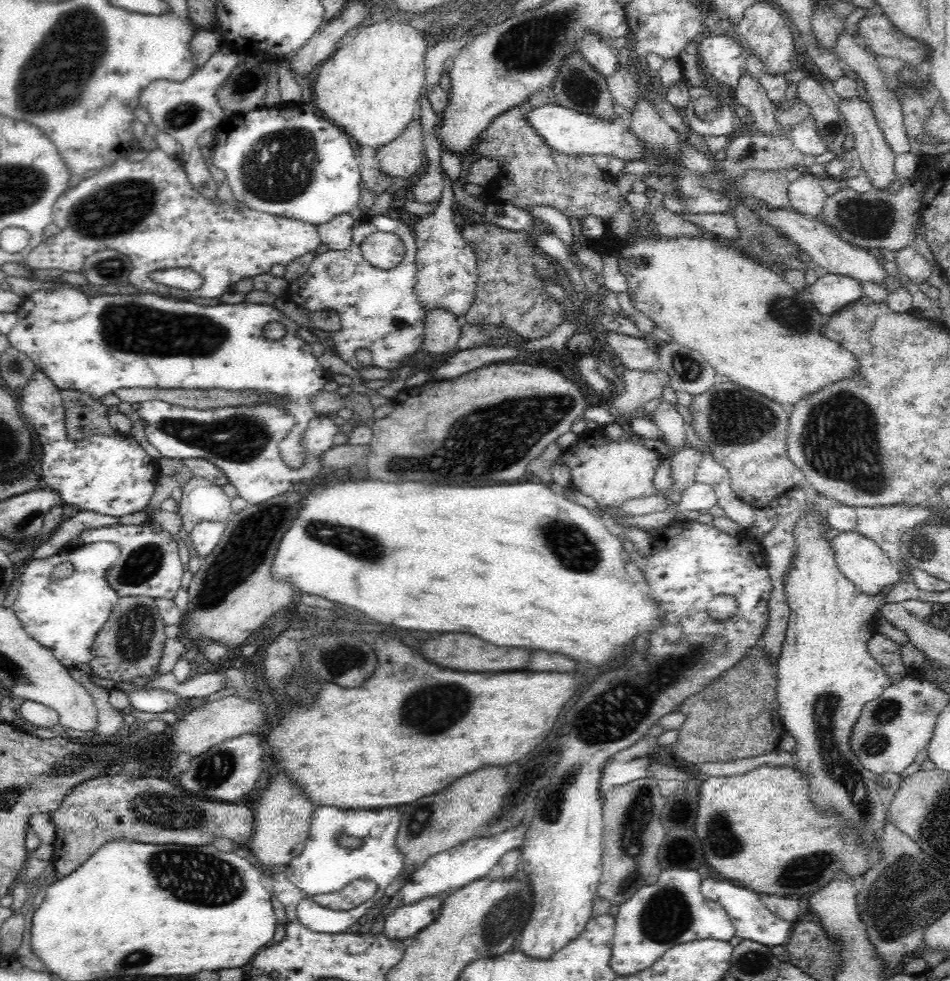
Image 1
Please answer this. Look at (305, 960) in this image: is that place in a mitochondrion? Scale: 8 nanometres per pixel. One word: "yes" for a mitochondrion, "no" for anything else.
no

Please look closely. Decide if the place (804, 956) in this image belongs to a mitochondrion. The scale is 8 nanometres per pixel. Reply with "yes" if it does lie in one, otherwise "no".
no

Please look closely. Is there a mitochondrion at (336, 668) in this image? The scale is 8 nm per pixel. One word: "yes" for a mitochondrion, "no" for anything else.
yes

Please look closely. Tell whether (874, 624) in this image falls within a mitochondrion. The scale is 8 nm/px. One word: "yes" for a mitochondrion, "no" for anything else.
no

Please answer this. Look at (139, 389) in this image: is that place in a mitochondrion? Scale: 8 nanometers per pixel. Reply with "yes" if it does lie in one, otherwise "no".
no

